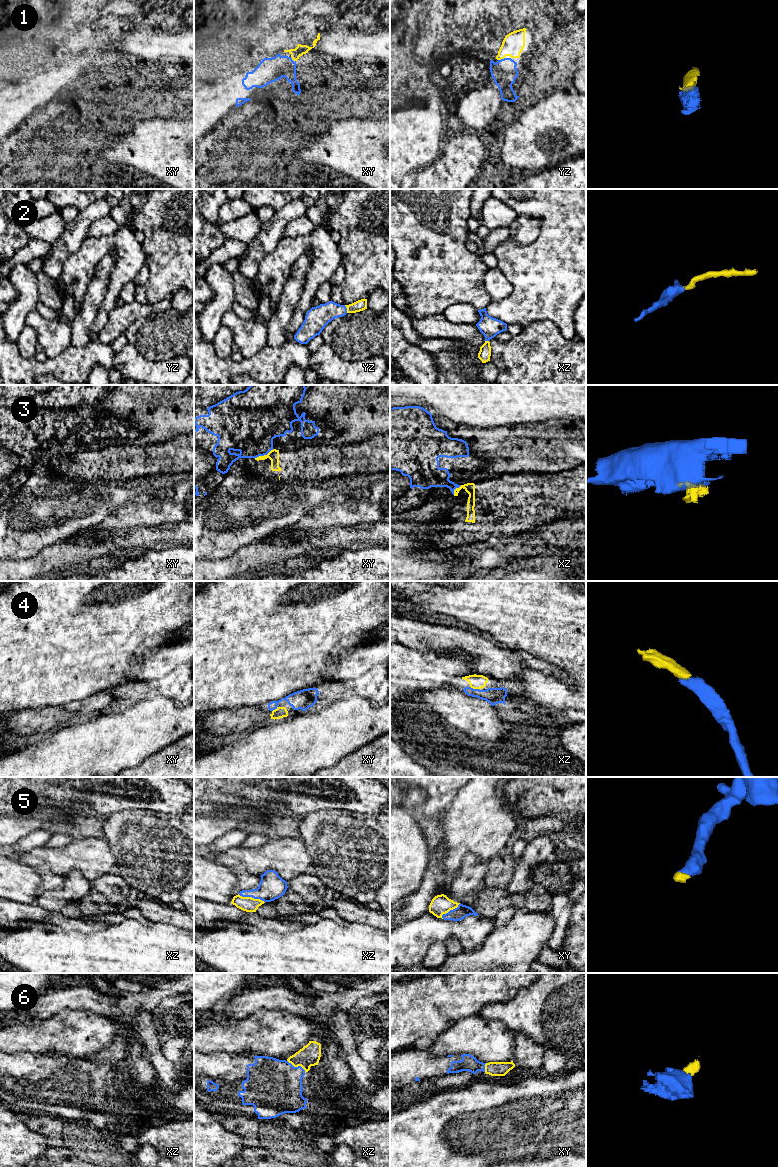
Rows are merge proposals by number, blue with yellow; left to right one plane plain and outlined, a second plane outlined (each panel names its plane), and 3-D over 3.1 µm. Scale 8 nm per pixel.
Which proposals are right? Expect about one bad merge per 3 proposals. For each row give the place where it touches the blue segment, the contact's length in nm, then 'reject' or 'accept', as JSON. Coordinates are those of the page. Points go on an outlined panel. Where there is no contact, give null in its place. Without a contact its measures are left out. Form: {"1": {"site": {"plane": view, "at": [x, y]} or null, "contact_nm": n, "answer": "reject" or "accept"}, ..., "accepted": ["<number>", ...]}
{"1": {"site": {"plane": "yz", "at": [501, 59]}, "contact_nm": 60, "answer": "accept"}, "2": {"site": {"plane": "yz", "at": [346, 309]}, "contact_nm": 70, "answer": "accept"}, "3": {"site": {"plane": "xy", "at": [263, 455]}, "contact_nm": 180, "answer": "reject"}, "4": {"site": {"plane": "xz", "at": [474, 689]}, "contact_nm": 80, "answer": "accept"}, "5": {"site": {"plane": "xz", "at": [251, 896]}, "contact_nm": 220, "answer": "accept"}, "6": {"site": {"plane": "xz", "at": [298, 1066]}, "contact_nm": 180, "answer": "accept"}, "accepted": ["1", "2", "4", "5", "6"]}

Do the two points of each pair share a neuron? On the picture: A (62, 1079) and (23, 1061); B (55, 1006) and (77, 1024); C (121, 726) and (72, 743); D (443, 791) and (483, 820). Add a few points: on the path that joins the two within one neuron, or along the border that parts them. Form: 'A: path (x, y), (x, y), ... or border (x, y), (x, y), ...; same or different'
A: path (52, 1079), (40, 1078), (33, 1071); same
B: border (84, 1009), (61, 1010), (42, 1020); different
C: path (109, 738), (104, 743), (84, 743); same
D: border (463, 787), (459, 790), (444, 814); different

